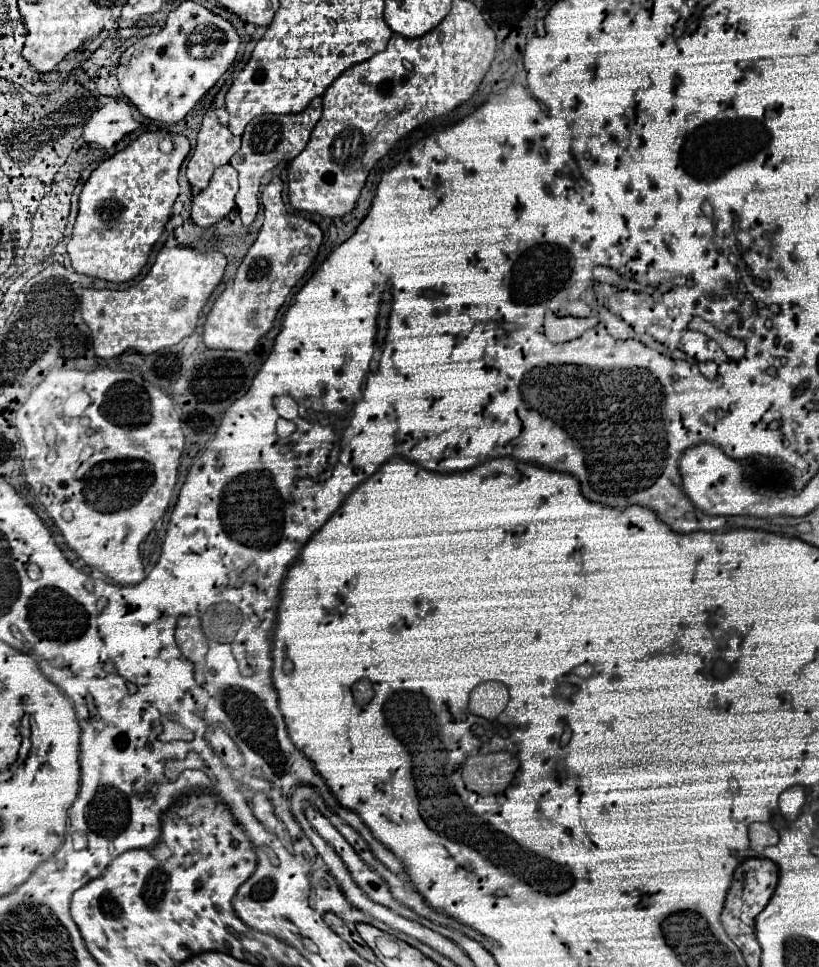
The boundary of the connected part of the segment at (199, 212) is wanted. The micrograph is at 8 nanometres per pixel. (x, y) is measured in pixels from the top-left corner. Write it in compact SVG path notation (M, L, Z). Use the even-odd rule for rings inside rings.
M231 165L219 167L209 185L193 197L193 223L199 227L209 227L221 221L235 207L237 189L237 171Z

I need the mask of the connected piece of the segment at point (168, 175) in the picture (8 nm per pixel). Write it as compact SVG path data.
M162 130L147 131L139 135L129 147L115 153L107 161L103 161L87 179L79 199L79 213L73 227L73 237L67 243L67 253L71 257L71 265L77 273L99 277L111 283L131 281L145 267L149 253L155 241L161 237L167 221L171 219L173 203L179 195L179 169L183 159L189 153L189 139L177 133L165 133Z

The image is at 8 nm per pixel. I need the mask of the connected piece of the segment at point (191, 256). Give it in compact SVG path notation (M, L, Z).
M183 245L173 249L163 247L147 277L137 285L123 291L85 289L81 295L81 315L91 329L95 355L103 359L117 357L125 351L149 355L191 335L199 311L223 279L225 265L227 259L221 251L199 253Z

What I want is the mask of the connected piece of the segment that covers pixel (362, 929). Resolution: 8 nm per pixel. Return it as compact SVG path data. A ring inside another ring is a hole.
M359 923L359 925L357 925L357 931L359 931L359 935L365 939L367 945L375 945L375 939L377 939L379 935L383 935L383 931L379 931L379 929L373 927L373 925L365 925L365 923Z

